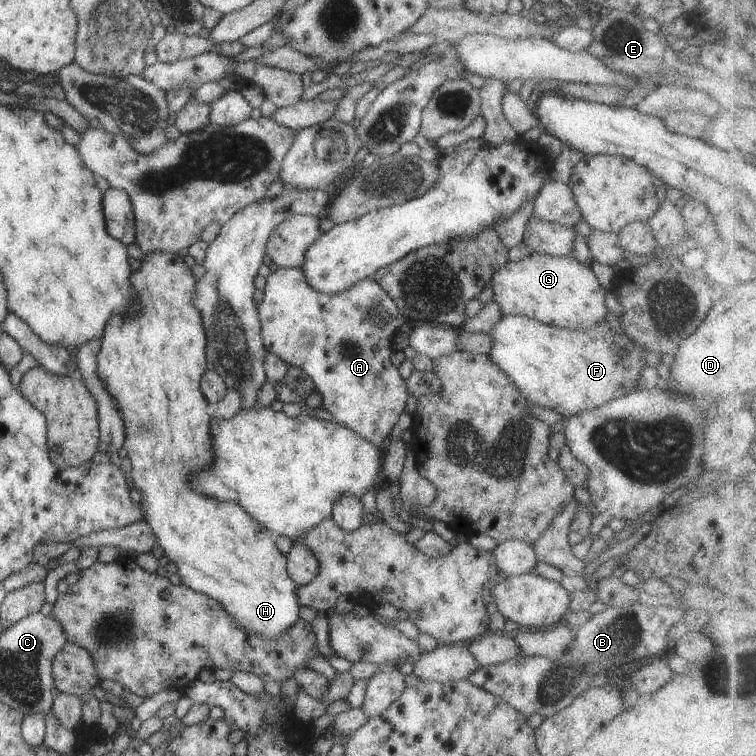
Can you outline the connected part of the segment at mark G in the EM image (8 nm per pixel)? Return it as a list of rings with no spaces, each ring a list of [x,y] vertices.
[[[531,253],[518,261],[510,261],[492,274],[490,282],[493,289],[493,301],[500,306],[502,315],[525,316],[539,320],[544,324],[570,330],[586,330],[594,324],[600,324],[608,314],[606,290],[602,288],[591,266],[571,256],[552,256]]]

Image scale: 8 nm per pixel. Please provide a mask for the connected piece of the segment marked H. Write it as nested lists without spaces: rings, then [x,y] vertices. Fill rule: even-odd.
[[[150,252],[146,253],[143,260],[140,260],[140,268],[134,272],[132,276],[132,282],[134,282],[134,288],[136,288],[136,294],[138,294],[138,302],[140,302],[140,312],[138,312],[138,318],[134,320],[120,320],[118,316],[114,316],[110,320],[110,324],[106,326],[106,332],[104,332],[104,338],[102,338],[102,344],[96,357],[96,374],[100,377],[100,380],[106,387],[106,390],[110,393],[110,396],[117,402],[119,411],[122,412],[124,426],[126,426],[126,442],[125,449],[128,452],[127,456],[130,456],[130,464],[132,464],[132,480],[134,480],[134,488],[142,494],[142,500],[140,501],[140,508],[142,508],[142,514],[144,514],[144,521],[150,524],[152,532],[156,534],[158,538],[158,545],[162,546],[165,556],[168,560],[172,560],[178,568],[178,576],[182,580],[181,584],[192,588],[194,592],[202,592],[208,596],[208,598],[214,598],[216,602],[222,604],[222,608],[234,618],[236,626],[238,628],[244,628],[248,633],[258,634],[263,640],[272,640],[272,638],[278,638],[280,632],[288,630],[294,622],[299,618],[298,611],[300,610],[301,604],[298,602],[298,596],[296,596],[297,584],[290,578],[287,570],[287,556],[284,556],[280,550],[276,547],[275,536],[271,531],[268,530],[263,524],[256,522],[242,508],[238,506],[236,502],[220,502],[216,498],[210,498],[210,496],[202,496],[194,490],[190,490],[190,476],[202,472],[202,470],[208,470],[214,462],[214,452],[212,452],[212,436],[210,436],[210,416],[211,405],[202,394],[201,389],[201,378],[206,370],[206,332],[204,332],[204,324],[202,324],[202,316],[200,312],[194,308],[192,304],[192,296],[194,296],[194,290],[198,288],[198,279],[194,278],[194,274],[178,253],[172,252]]]

